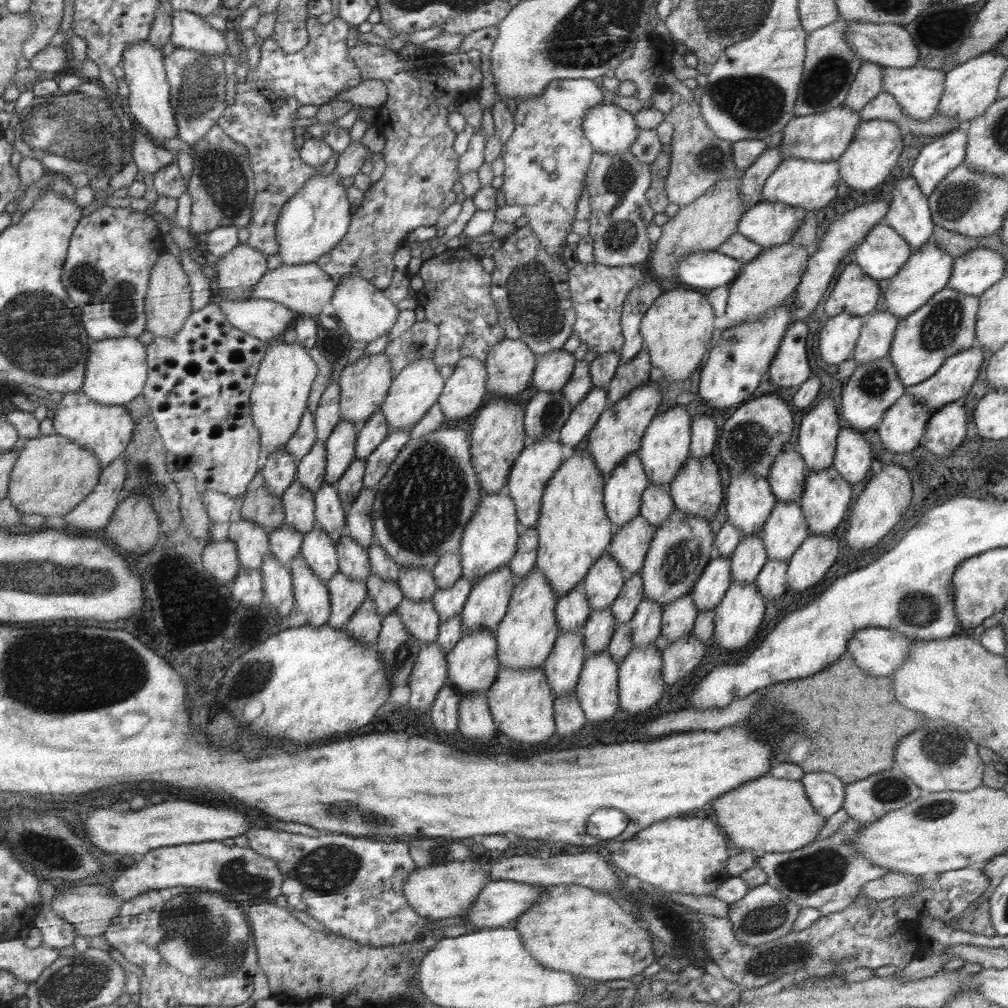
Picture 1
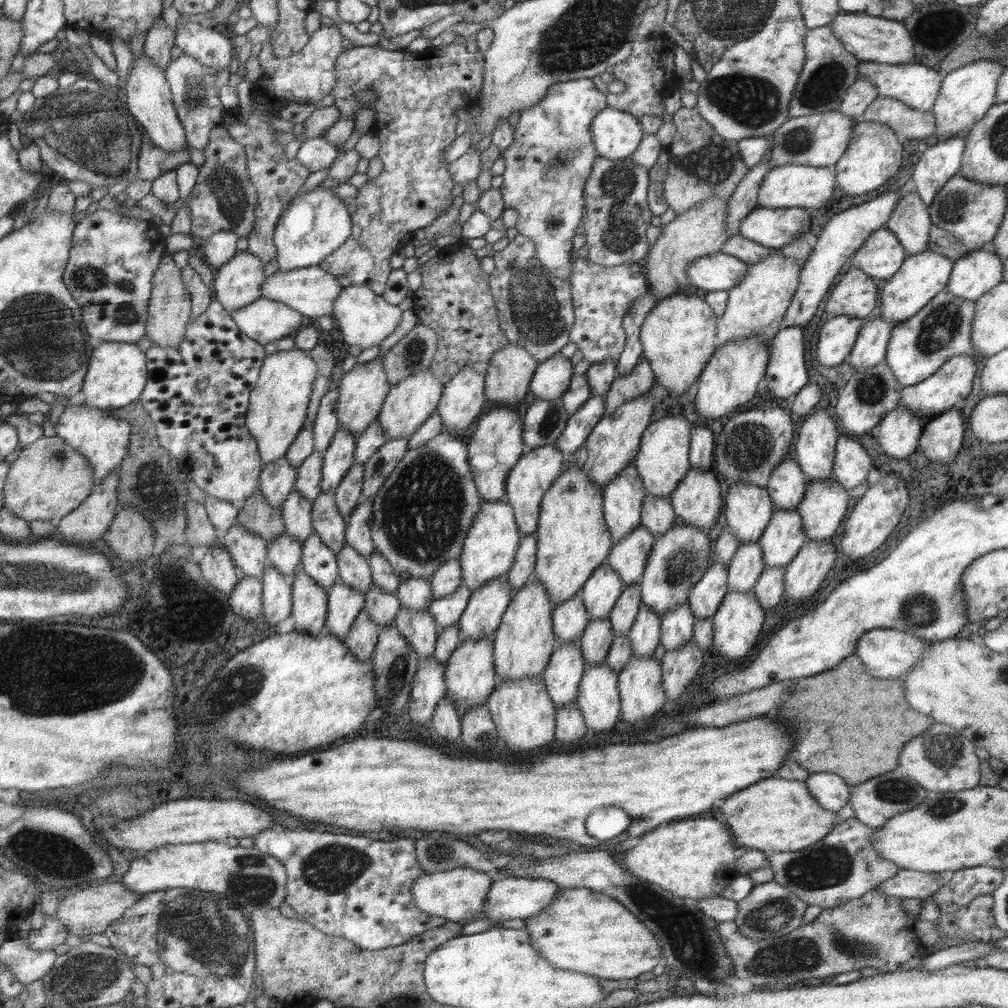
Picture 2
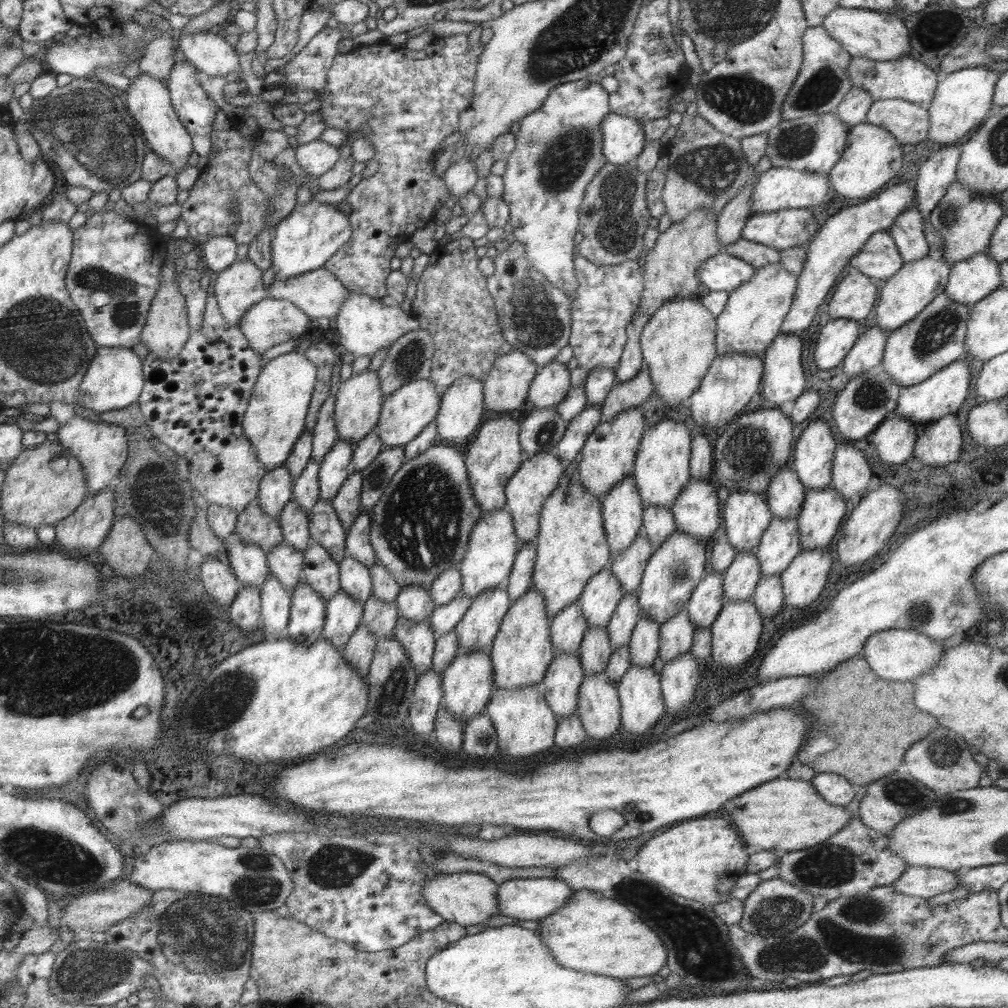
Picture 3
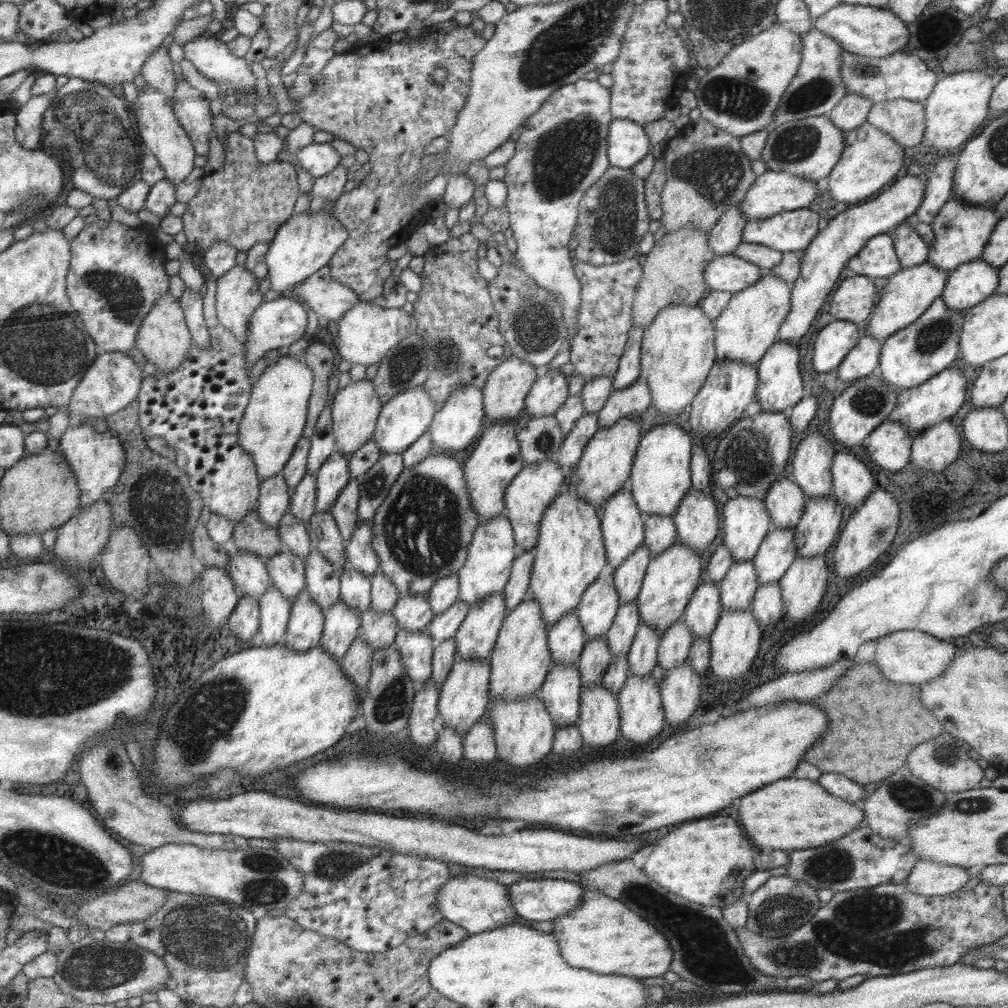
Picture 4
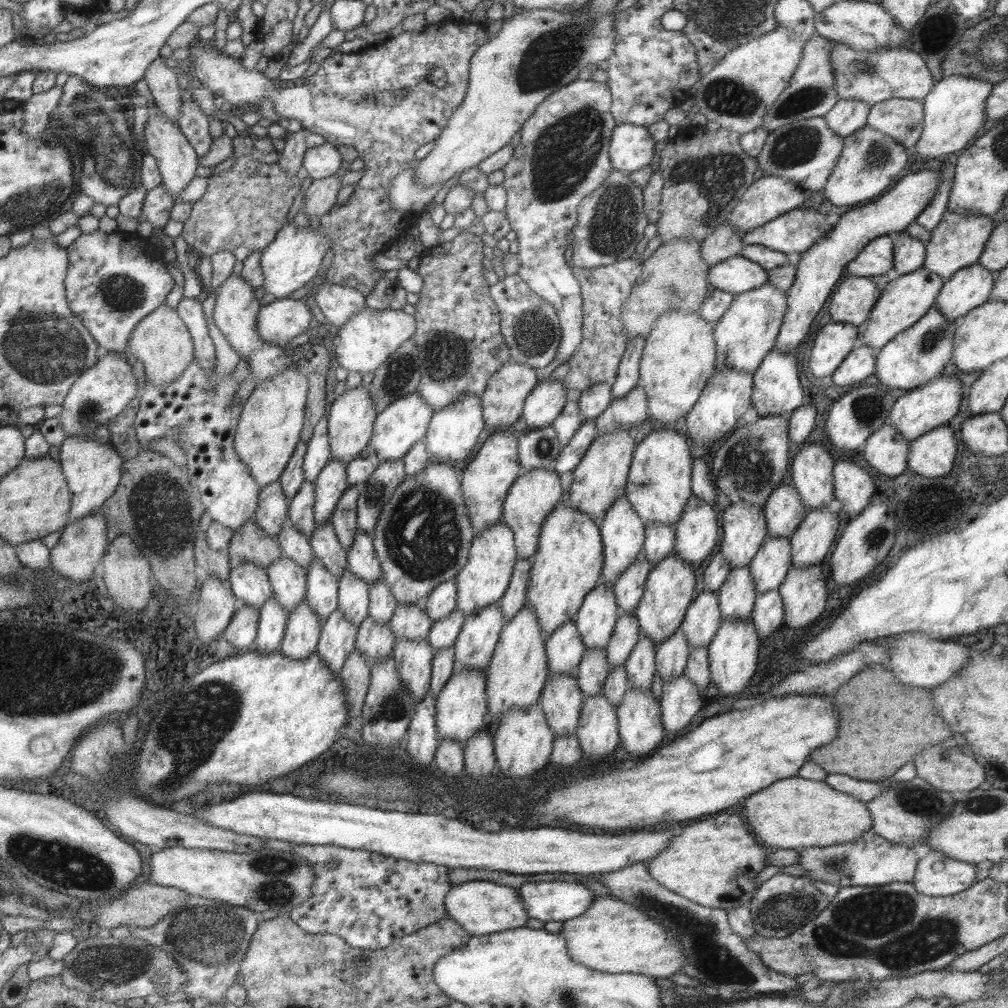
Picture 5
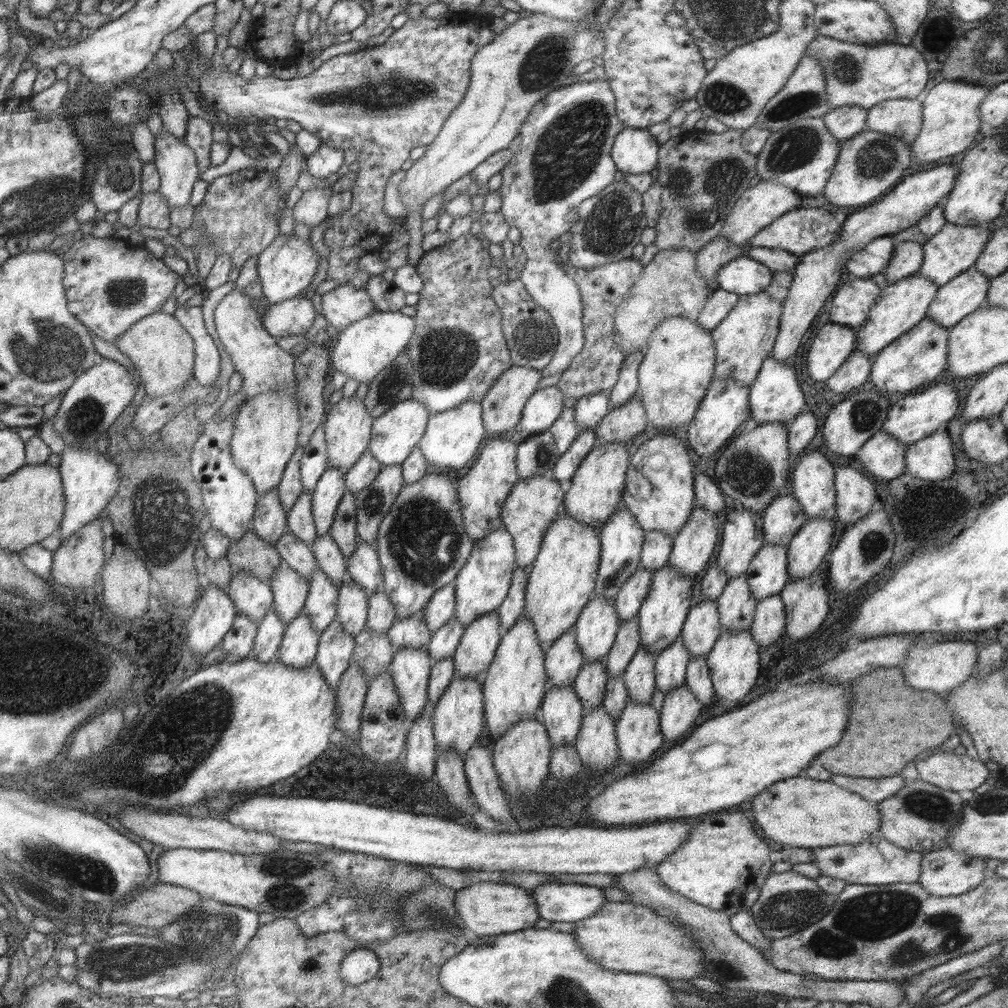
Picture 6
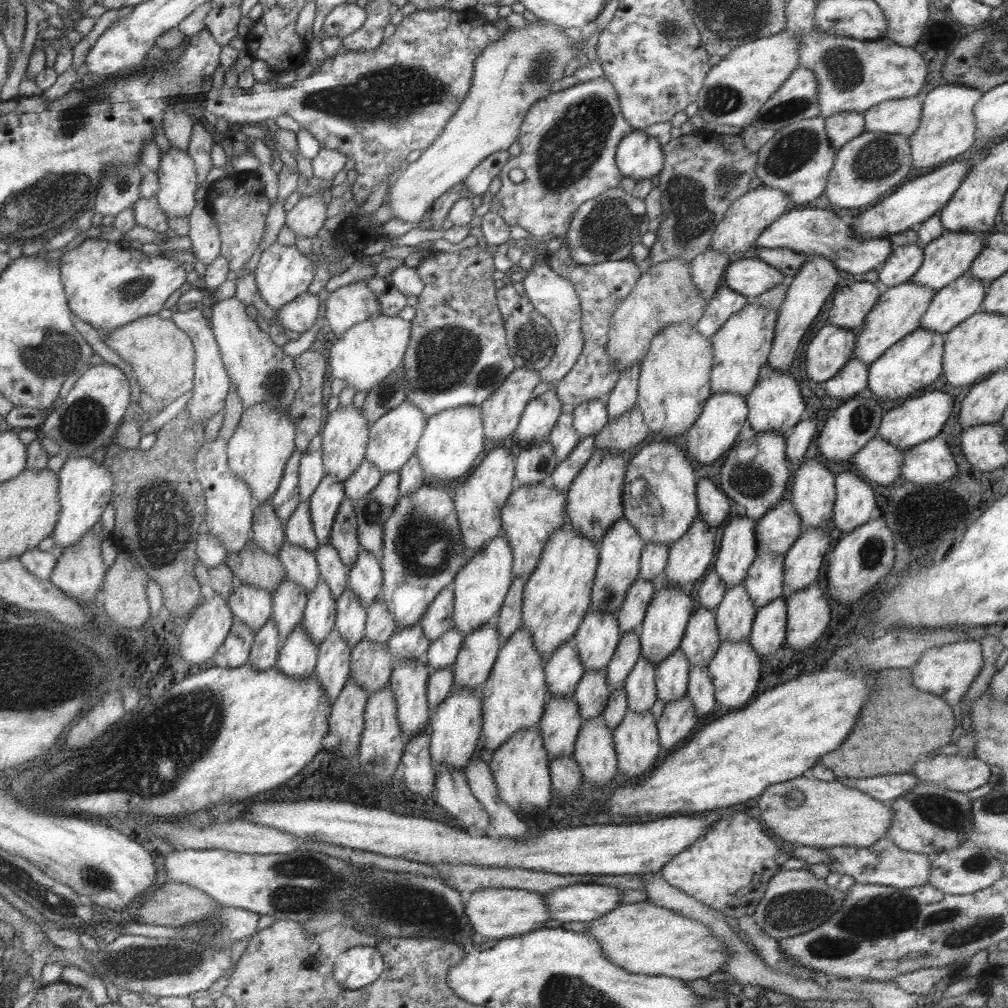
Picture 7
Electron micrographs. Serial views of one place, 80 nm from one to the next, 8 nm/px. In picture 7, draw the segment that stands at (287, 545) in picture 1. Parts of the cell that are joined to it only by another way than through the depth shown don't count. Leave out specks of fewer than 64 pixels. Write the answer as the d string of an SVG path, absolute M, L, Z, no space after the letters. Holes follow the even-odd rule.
M285 577L272 592L271 620L275 622L275 630L279 632L281 641L295 630L302 622L302 614L306 605L306 593L302 586Z

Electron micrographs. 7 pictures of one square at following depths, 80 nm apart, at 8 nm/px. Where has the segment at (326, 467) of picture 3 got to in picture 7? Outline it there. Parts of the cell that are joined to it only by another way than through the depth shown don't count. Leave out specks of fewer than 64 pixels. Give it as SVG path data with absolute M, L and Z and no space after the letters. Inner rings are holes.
M325 474L309 500L309 514L318 544L327 544L339 504L344 498L342 482L332 474Z

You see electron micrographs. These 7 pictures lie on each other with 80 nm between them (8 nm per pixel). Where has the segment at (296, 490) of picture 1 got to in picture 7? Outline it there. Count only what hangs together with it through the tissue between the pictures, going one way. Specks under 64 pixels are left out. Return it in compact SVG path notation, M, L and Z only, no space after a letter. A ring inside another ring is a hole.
M285 540L283 546L279 546L276 558L289 580L302 586L307 593L315 588L320 578L320 572L312 552L301 548L301 546L293 546Z

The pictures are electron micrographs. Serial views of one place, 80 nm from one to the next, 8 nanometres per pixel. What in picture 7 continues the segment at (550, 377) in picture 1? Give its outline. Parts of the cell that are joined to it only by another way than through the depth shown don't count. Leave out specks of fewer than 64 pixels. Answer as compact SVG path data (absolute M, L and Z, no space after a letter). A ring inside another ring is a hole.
M553 389L531 399L525 405L515 430L515 438L532 445L548 438L561 414L561 403Z

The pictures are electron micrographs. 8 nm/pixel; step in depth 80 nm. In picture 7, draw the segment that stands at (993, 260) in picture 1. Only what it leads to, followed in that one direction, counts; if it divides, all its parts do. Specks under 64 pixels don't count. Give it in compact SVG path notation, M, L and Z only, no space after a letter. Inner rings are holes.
M965 272L951 284L934 292L921 317L922 329L945 334L962 320L980 310L986 284Z

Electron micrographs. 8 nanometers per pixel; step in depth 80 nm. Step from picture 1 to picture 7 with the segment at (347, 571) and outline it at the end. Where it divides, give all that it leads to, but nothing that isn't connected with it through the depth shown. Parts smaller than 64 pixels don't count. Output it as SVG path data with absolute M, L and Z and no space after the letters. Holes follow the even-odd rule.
M353 589L345 590L336 598L336 618L334 628L337 634L350 646L364 637L366 608Z

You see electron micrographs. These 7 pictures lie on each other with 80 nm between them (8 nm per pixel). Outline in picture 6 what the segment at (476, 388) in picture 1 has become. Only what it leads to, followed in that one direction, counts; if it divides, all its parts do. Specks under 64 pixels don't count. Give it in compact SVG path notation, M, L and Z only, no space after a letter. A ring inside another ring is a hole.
M465 401L455 408L428 415L424 435L419 439L417 447L423 453L430 470L454 474L473 458L486 432L481 413L482 408L478 402Z

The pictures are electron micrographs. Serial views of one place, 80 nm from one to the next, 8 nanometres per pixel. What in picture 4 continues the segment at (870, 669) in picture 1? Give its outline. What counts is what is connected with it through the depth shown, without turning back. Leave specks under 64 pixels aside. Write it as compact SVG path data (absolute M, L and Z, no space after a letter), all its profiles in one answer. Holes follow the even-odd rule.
M897 630L875 639L873 662L880 673L891 682L920 685L939 676L956 652L957 648L953 644L945 643L919 630Z

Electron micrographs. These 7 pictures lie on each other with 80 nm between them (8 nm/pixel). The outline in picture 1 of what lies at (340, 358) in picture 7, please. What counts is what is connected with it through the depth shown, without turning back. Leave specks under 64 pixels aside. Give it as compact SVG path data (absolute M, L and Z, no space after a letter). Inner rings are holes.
M357 275L345 277L336 283L328 311L336 321L345 326L351 341L363 340L367 343L384 332L388 332L399 312L395 304L385 298L382 290L376 289L367 279Z

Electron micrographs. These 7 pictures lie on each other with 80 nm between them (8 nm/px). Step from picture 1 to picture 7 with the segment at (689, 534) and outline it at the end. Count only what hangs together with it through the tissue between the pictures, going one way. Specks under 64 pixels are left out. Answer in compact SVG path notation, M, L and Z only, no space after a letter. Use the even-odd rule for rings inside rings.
M663 576L655 581L655 585L655 593L645 609L639 634L640 656L645 657L653 668L680 645L683 634L685 634L687 621L694 611L691 597L686 595L681 587L668 585Z

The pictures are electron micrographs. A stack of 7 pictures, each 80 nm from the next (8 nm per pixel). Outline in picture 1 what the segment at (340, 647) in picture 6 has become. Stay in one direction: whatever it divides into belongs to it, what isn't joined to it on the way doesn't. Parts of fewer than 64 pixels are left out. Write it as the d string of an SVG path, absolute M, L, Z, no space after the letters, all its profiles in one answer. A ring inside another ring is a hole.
M338 572L327 580L326 587L330 600L330 615L326 623L333 628L341 628L368 595L366 583L351 580Z

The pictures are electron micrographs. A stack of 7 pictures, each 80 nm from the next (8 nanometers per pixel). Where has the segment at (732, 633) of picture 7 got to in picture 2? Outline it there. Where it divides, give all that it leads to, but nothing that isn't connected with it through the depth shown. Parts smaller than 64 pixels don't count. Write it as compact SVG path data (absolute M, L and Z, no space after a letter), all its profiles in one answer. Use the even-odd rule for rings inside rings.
M757 541L740 544L727 564L727 588L729 591L752 590L759 573L765 569L761 548Z

